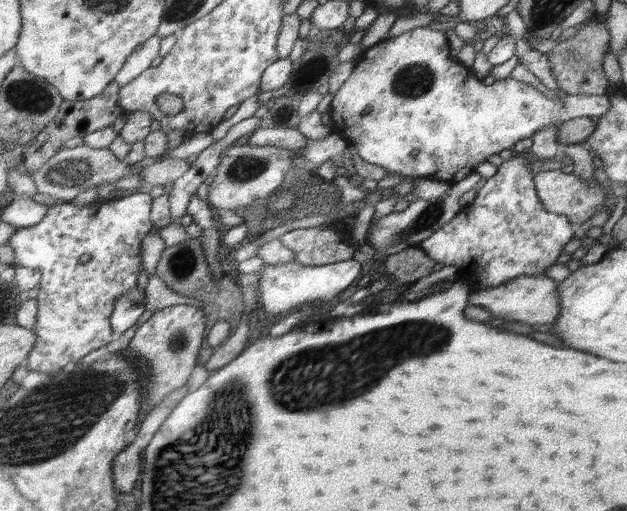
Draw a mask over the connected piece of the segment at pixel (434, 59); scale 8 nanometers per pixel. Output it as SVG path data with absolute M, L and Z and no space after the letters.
M428 26L417 27L410 31L406 31L399 36L393 38L386 38L379 41L374 46L366 49L359 60L355 63L354 70L348 76L348 79L338 89L335 97L329 105L328 113L333 122L333 134L341 136L346 142L352 142L356 146L356 154L366 162L381 166L391 172L401 173L407 178L435 178L436 180L443 180L449 184L460 182L462 179L470 176L478 168L478 164L486 162L491 156L499 155L502 150L511 149L516 142L523 138L531 137L537 130L540 130L548 123L563 123L567 120L572 120L578 117L600 117L610 110L611 102L608 93L598 96L572 96L568 94L565 98L548 97L545 93L541 93L530 83L526 81L516 80L511 78L504 78L504 80L496 80L493 84L486 85L482 80L473 75L470 65L468 63L461 63L450 56L451 47L449 45L446 34L442 31L430 29Z

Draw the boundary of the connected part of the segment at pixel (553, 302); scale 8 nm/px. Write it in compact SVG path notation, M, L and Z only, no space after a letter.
M546 275L526 276L513 278L502 286L480 290L470 285L468 305L483 306L492 316L506 317L508 320L517 320L530 325L550 324L555 321L559 311L558 283Z

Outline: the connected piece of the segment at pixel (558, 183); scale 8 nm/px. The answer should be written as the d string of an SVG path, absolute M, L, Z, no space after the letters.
M561 169L541 171L533 176L533 181L544 210L566 216L574 227L584 225L596 215L596 212L600 212L605 208L606 194L604 193L602 185L596 180L587 183L581 178L578 178L575 172L567 174L562 172Z

